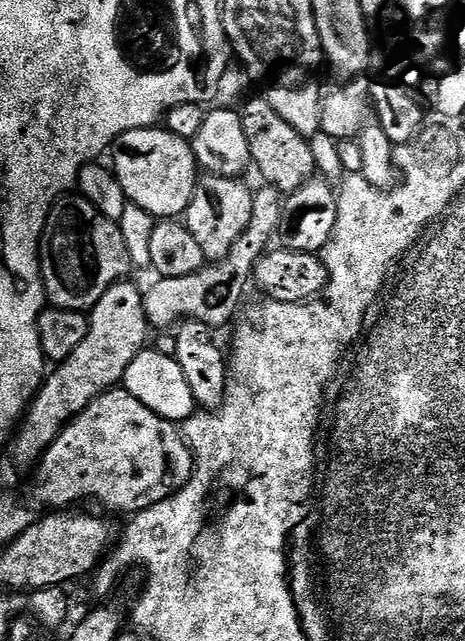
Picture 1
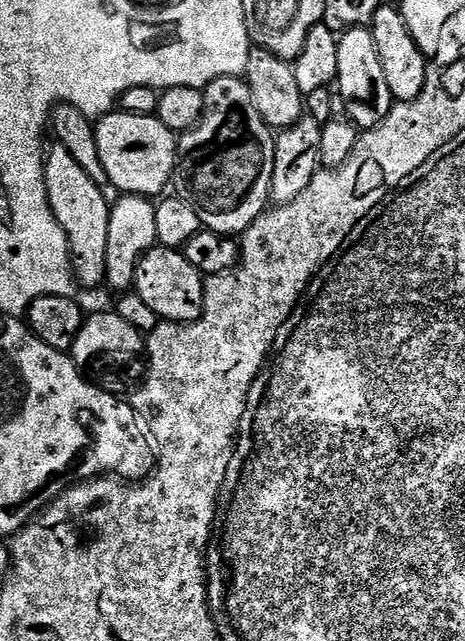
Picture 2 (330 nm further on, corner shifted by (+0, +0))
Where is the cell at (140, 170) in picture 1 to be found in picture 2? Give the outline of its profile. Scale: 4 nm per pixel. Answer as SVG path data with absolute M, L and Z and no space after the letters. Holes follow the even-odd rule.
M113 110L107 116L99 117L96 137L98 154L108 175L107 181L116 186L122 194L156 198L165 191L164 187L169 187L172 171L176 168L178 136L166 126L162 126L156 115L139 116Z

